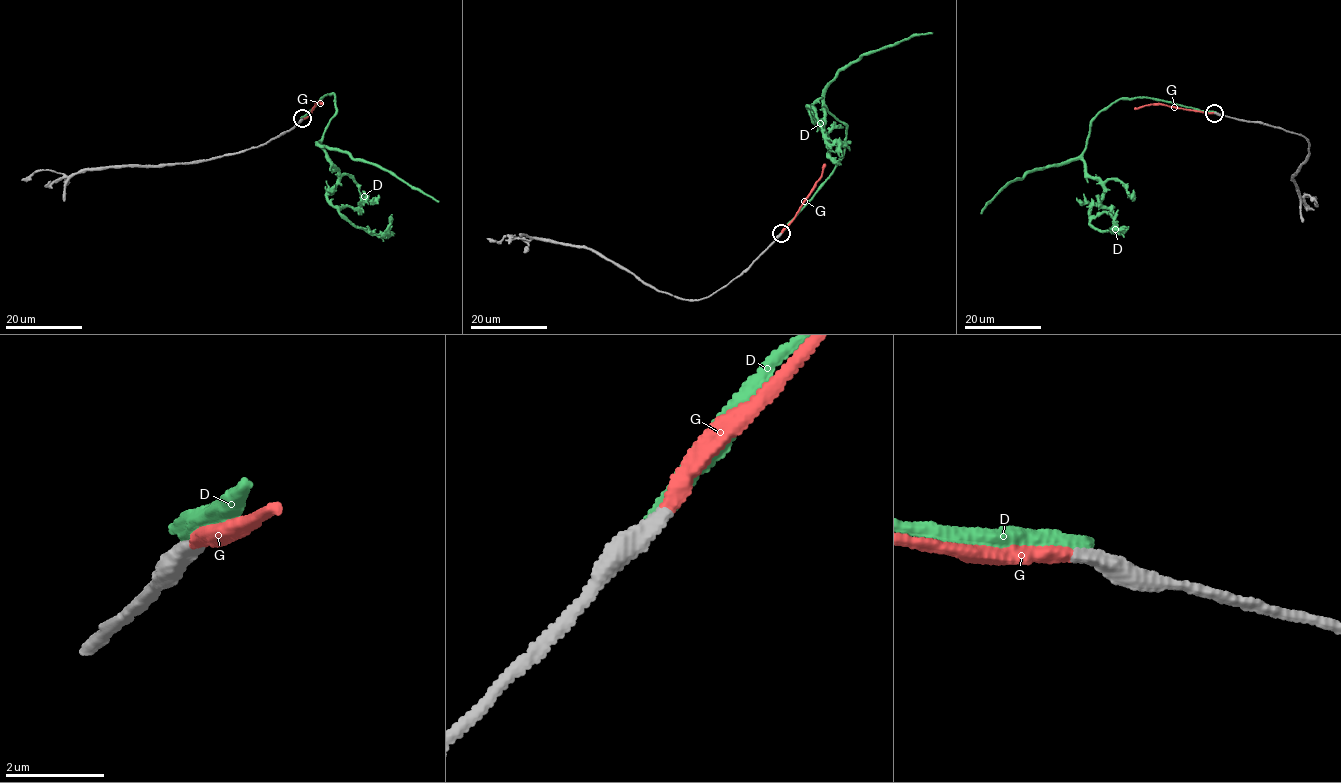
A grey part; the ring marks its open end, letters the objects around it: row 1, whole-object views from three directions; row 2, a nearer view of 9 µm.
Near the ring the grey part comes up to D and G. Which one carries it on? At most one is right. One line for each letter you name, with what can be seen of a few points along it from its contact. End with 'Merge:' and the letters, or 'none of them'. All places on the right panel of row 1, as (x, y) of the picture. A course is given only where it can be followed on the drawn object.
G: it runs (1215, 113), (1149, 104), (1134, 108)
Merge: G

